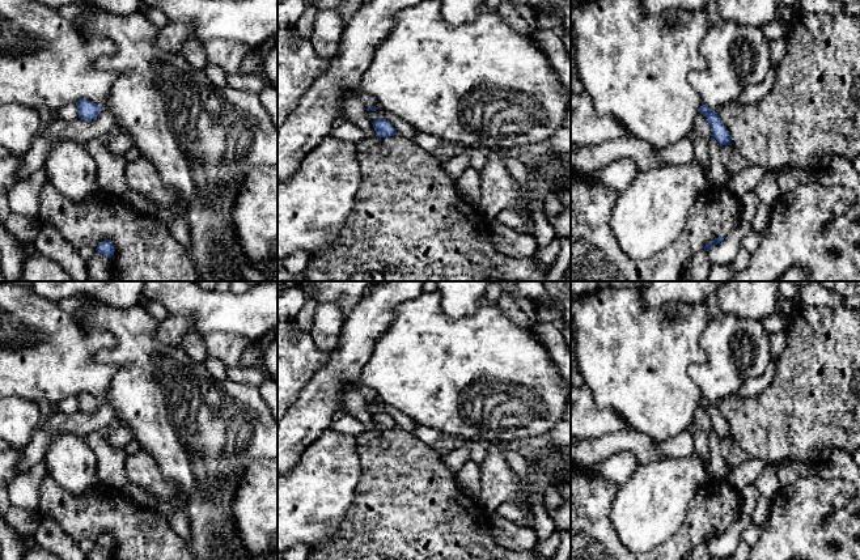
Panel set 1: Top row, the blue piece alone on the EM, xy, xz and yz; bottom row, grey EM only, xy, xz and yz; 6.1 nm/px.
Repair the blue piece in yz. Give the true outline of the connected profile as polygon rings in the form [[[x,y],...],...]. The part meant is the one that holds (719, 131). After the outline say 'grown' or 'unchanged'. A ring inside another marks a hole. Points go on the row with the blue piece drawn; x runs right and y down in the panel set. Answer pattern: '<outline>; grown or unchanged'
[[[704,103],[700,106],[699,113],[707,118],[711,126],[712,136],[719,141],[719,144],[721,147],[730,144],[730,135],[726,127],[720,120],[717,113],[709,109],[708,106],[706,106]]]; unchanged

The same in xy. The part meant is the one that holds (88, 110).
[[[79,99],[75,102],[79,110],[79,118],[92,120],[98,116],[98,114],[102,111],[102,106],[96,105],[94,102],[90,102],[89,99]]]; unchanged

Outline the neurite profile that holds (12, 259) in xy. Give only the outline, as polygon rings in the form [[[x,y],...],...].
[[[0,225],[1,270],[8,281],[18,281],[29,258],[25,258],[18,242]]]

